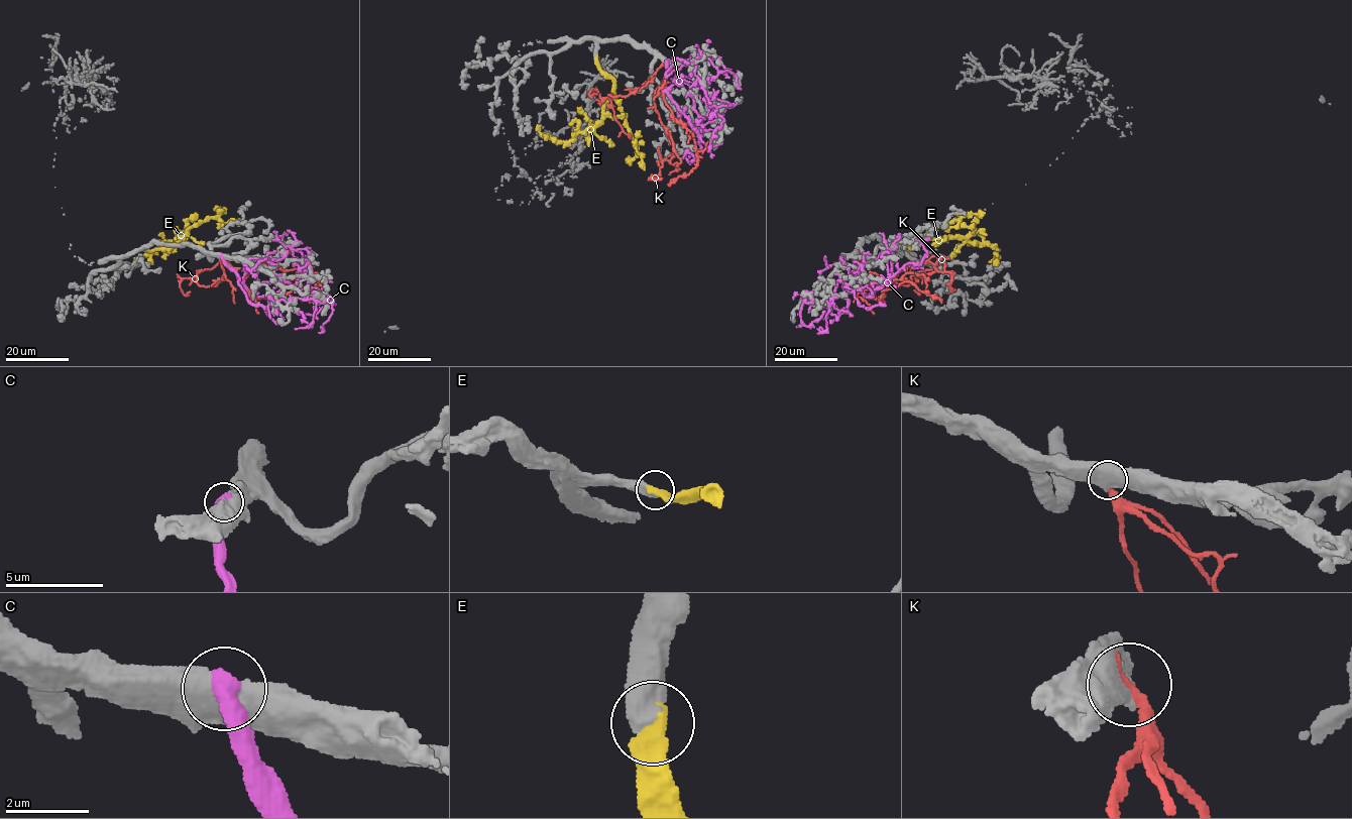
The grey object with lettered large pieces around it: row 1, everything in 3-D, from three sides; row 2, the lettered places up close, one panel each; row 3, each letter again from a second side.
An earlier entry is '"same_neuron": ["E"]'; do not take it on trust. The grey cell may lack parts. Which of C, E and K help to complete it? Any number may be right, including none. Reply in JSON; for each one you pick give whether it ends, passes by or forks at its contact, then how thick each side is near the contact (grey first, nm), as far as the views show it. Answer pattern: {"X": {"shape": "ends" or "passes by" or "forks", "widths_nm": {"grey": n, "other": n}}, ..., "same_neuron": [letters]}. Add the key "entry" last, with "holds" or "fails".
{"E": {"shape": "ends", "widths_nm": {"grey": 550, "other": 500}}, "same_neuron": ["E"], "entry": "holds"}

